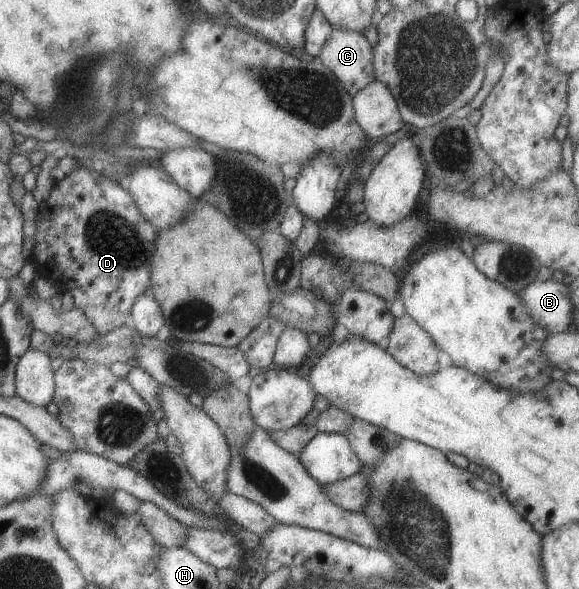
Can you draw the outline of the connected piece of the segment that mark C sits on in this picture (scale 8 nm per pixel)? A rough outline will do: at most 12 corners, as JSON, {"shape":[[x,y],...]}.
{"shape":[[333,27],[317,58],[351,96],[374,81],[371,46]]}

